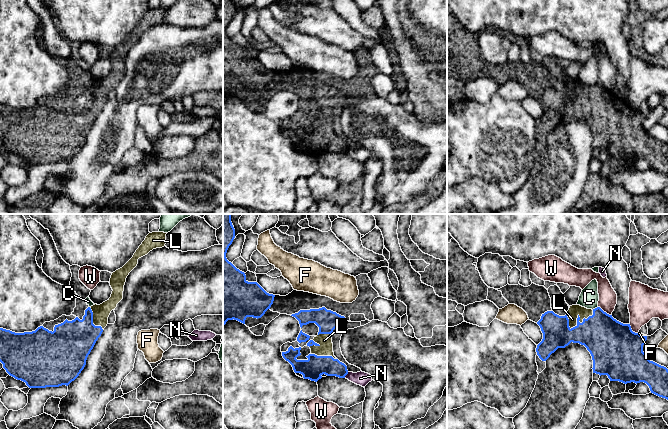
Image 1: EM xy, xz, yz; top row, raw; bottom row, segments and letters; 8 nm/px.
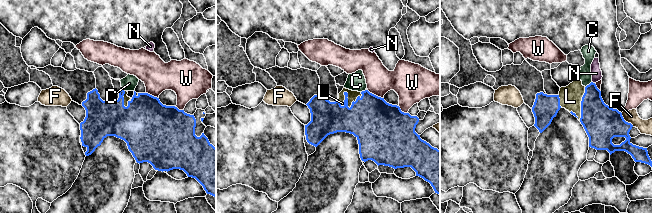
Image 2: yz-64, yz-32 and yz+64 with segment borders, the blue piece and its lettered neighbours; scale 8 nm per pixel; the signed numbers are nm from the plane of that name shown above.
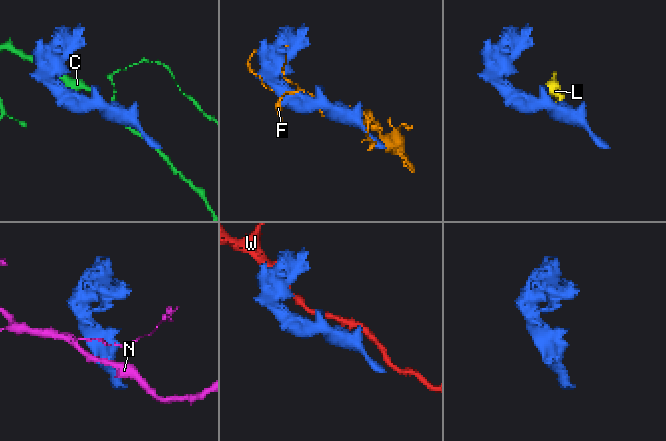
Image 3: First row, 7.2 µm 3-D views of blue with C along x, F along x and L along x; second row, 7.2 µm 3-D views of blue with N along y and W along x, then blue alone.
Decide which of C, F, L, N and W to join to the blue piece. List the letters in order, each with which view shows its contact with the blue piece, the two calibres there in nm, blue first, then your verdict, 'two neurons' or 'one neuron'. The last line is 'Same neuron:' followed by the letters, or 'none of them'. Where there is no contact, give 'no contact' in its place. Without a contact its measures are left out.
C: yz | 340/160 nm | two neurons
F: yz | 400/20 nm | two neurons
L: yz | 340/90 nm | one neuron
N: xz | 160/110 nm | two neurons
W: yz | 360/140 nm | two neurons
Same neuron: L

